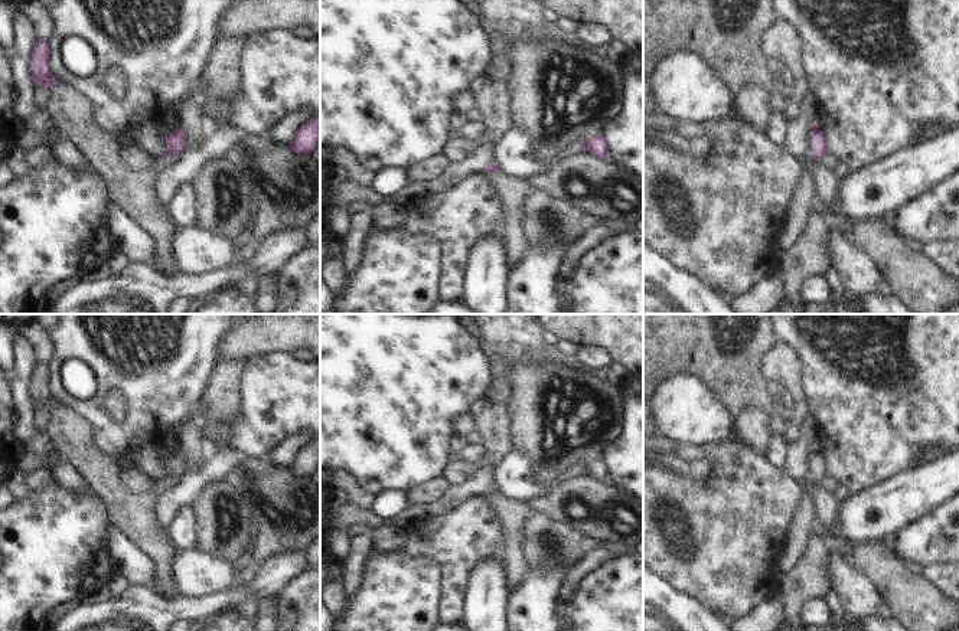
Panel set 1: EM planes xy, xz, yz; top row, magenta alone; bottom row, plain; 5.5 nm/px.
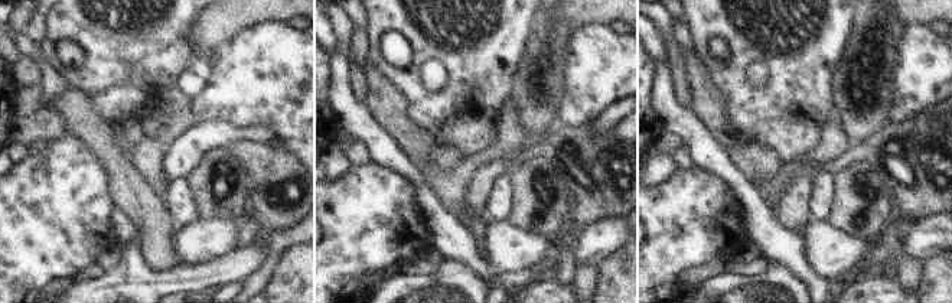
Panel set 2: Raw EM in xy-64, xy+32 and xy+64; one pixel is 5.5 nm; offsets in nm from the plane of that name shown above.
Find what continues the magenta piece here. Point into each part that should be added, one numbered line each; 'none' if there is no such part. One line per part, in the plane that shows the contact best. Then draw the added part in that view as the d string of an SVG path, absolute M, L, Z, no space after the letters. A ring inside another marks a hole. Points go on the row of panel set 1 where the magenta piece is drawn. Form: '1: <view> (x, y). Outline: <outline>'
none.

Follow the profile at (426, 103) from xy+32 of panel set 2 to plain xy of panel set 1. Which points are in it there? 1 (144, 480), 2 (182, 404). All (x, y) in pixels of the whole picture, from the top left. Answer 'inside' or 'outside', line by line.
1: outside
2: inside

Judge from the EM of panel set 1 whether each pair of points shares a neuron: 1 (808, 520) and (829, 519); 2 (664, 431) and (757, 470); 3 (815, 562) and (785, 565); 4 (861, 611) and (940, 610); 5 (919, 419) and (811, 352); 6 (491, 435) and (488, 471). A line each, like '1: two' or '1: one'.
1: two
2: two
3: two
4: two
5: one
6: two

